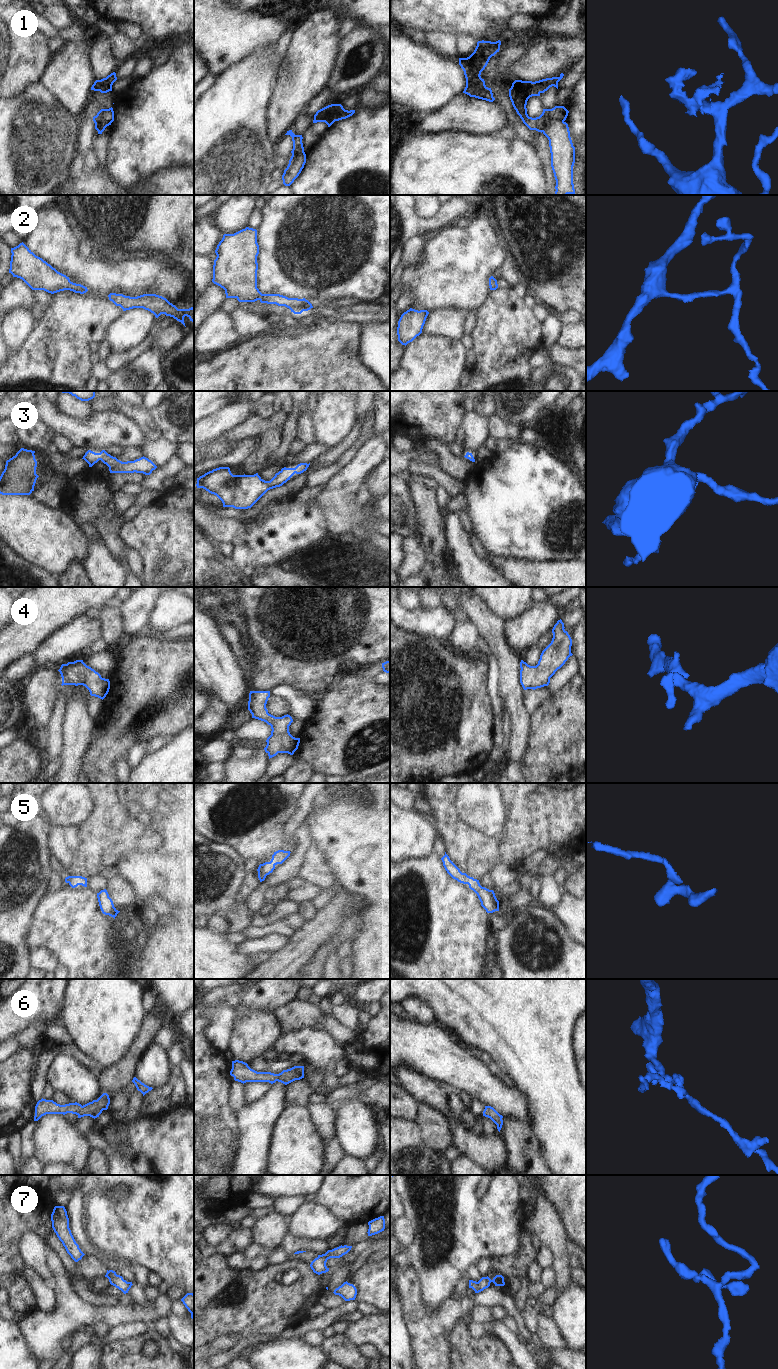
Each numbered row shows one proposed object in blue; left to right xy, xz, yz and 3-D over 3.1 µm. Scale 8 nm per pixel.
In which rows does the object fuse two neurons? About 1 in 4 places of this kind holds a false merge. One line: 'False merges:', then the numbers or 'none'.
False merges: 1

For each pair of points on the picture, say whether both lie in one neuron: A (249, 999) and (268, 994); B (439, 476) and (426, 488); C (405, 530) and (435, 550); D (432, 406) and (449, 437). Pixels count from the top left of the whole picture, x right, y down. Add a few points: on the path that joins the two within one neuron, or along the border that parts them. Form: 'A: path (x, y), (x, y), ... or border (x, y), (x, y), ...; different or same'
A: path (254, 998), (263, 994); same
B: border (412, 472), (430, 476), (438, 484); different
C: border (416, 513), (418, 536); different
D: path (437, 414), (444, 429); same

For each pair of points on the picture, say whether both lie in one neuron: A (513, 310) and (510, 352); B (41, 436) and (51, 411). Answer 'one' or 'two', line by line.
A: one
B: two

